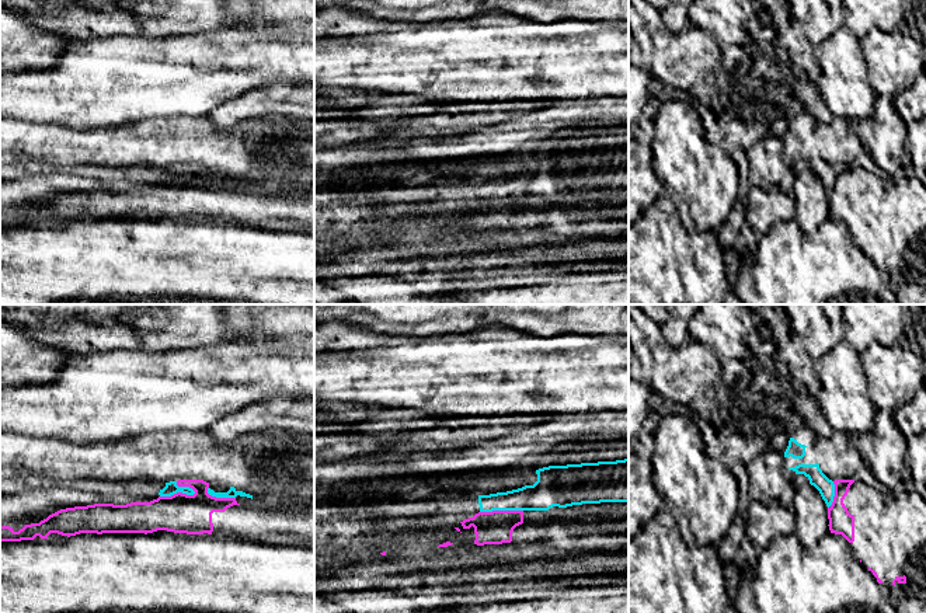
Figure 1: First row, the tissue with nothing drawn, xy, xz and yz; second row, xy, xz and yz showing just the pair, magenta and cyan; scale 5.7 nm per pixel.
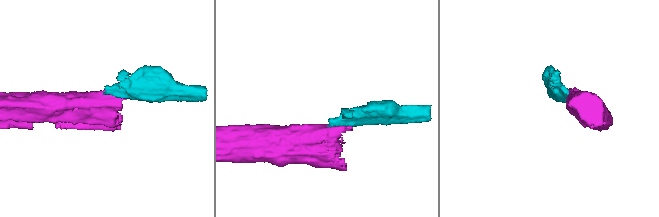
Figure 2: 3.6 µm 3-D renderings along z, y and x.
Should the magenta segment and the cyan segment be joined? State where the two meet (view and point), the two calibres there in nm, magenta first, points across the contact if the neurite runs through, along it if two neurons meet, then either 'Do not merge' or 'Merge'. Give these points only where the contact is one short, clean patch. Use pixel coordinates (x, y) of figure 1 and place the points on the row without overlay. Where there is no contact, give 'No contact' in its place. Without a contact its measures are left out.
Touches magenta at xy (177, 178). Thickness 220 nm (magenta) against 70 nm. Boundary: xy (195, 177), (192, 180), (174, 178), (160, 183). Do not merge

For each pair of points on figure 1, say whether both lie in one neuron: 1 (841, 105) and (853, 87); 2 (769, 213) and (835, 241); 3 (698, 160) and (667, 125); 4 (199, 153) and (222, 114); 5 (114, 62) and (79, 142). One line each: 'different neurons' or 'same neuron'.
1: same neuron
2: different neurons
3: same neuron
4: different neurons
5: different neurons

